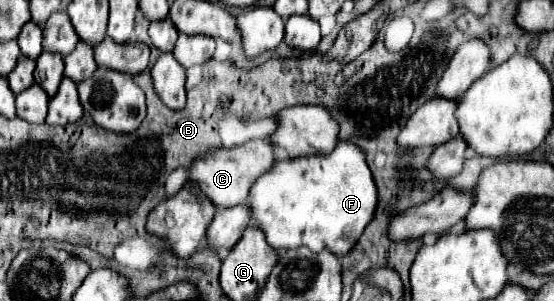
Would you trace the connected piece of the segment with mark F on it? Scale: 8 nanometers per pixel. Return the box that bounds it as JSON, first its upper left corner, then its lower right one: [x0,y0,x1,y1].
[250,142,378,258]

